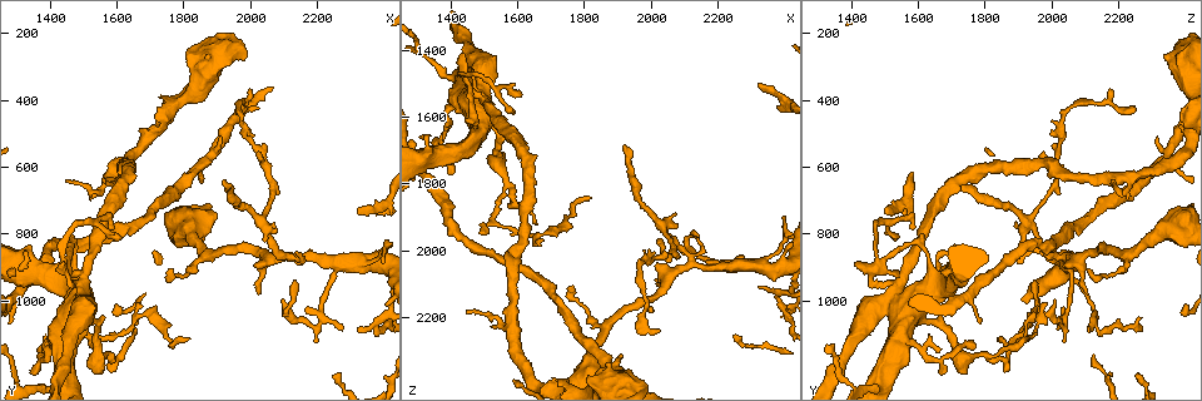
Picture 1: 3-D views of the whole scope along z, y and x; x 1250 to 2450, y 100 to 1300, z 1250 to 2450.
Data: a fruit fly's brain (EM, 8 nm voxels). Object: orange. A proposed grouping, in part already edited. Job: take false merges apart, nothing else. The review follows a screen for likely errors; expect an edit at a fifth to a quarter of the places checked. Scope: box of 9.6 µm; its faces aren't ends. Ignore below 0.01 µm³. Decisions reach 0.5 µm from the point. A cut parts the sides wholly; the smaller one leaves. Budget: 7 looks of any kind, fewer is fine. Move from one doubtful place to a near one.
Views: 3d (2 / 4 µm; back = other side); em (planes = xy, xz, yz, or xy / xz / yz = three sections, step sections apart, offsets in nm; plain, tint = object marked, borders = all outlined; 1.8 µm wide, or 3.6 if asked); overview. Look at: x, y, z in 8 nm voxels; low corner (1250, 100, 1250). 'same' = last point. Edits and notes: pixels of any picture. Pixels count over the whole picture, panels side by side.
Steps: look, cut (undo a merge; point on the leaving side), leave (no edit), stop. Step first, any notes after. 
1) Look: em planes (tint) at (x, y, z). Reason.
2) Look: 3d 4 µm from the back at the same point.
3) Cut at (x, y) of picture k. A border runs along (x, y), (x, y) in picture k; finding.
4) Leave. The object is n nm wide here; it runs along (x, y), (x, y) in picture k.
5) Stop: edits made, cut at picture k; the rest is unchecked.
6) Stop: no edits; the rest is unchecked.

Look: em 3.6 µm planes (tint) at (2120, 870, 2030). Arms part here.

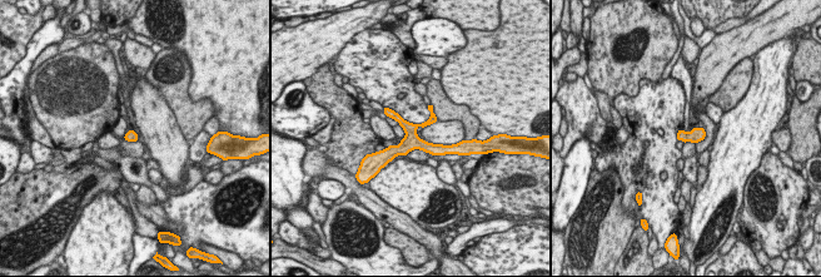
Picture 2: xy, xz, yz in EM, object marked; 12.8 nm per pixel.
Leave. It runs along (388, 112), (421, 144), (444, 148) in picture 2; continuous, no second neuron.

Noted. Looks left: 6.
Look: em xz step 16 (tint) at (2210, 1070, 2030). Abrupt turn.

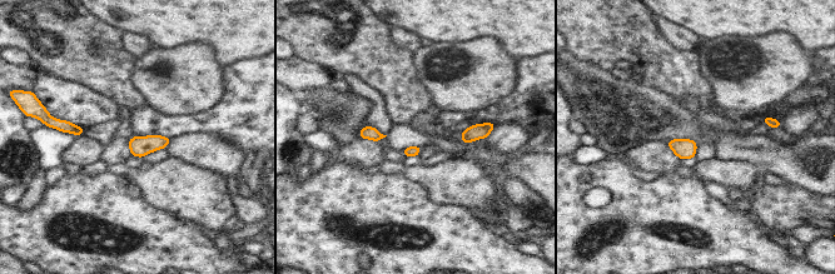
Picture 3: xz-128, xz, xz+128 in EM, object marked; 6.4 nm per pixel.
Look: em planes (borders) at the same point.

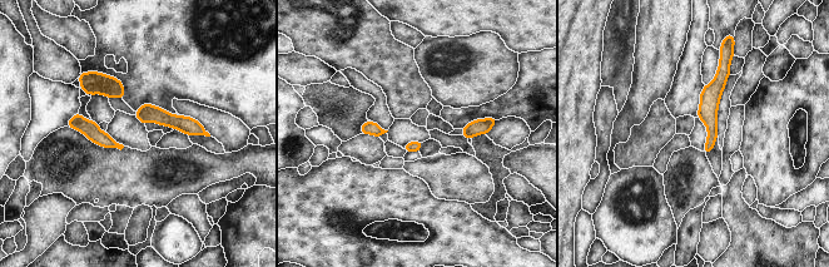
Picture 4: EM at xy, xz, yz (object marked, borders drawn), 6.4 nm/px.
Leave. The object is 60 nm wide here; one neuron here.

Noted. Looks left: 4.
Look: em planes (plain) at (1530, 1130, 1900). Sharp bend.

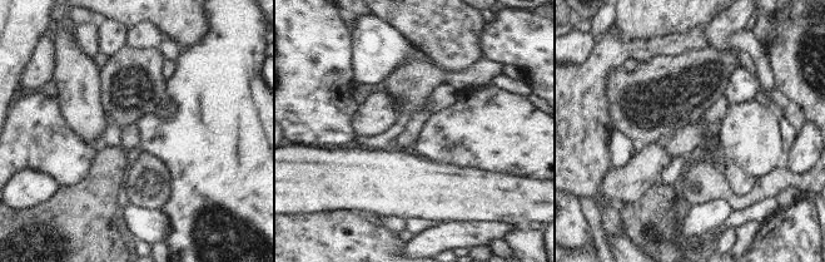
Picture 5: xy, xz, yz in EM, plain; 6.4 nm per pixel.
Look: em planes (tint) at the same point. With the object marked.

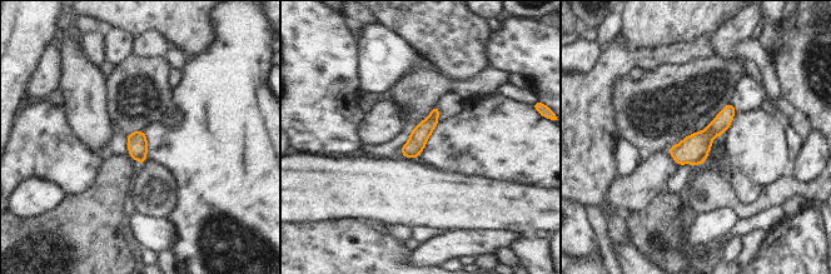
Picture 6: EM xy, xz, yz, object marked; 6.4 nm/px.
Leave. It runs along (436, 110), (433, 119), (407, 154) in picture 6; all the same neuron.

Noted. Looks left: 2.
Stop: no edits; the rest is unchecked.

